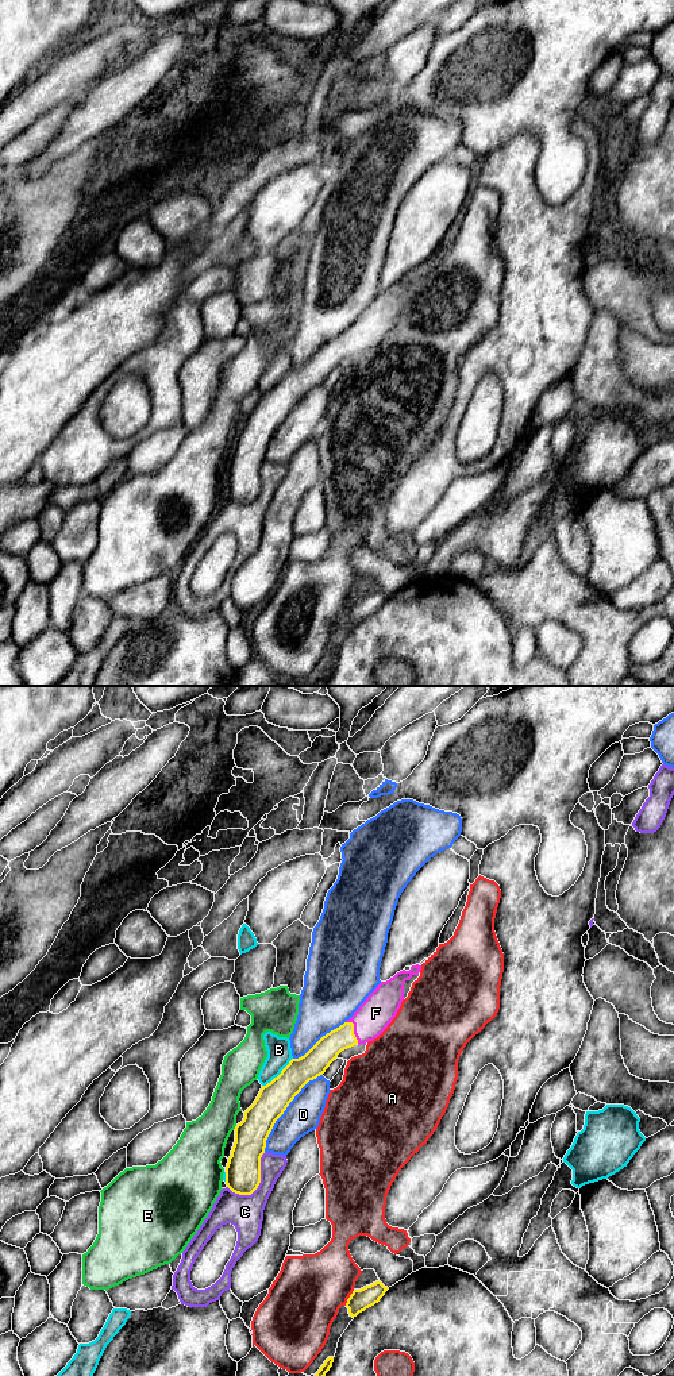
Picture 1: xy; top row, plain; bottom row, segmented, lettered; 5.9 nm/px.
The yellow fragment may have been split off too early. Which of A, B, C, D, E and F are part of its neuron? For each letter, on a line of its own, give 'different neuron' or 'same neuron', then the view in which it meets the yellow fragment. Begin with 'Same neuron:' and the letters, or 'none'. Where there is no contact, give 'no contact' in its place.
Same neuron: F
A: different neuron | xy
B: different neuron | xy
C: different neuron | xy
D: different neuron | xy
E: different neuron | xy
F: same neuron | xy

